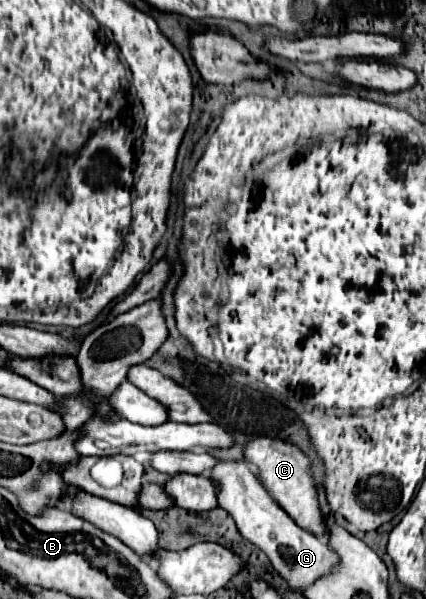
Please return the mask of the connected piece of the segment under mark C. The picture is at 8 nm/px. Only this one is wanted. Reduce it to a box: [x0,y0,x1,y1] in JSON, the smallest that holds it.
[245,437,327,537]

